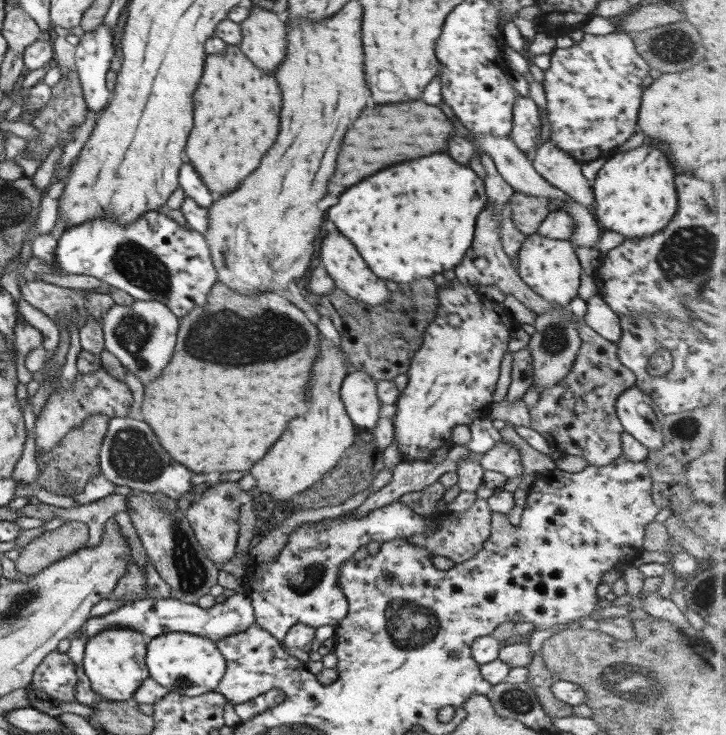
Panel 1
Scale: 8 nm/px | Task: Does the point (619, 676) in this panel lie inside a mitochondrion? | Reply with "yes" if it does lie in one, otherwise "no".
yes

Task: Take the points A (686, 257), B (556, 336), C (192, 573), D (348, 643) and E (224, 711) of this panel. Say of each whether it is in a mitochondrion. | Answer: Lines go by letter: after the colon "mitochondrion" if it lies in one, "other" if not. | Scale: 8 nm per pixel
A: mitochondrion
B: mitochondrion
C: mitochondrion
D: other
E: other

